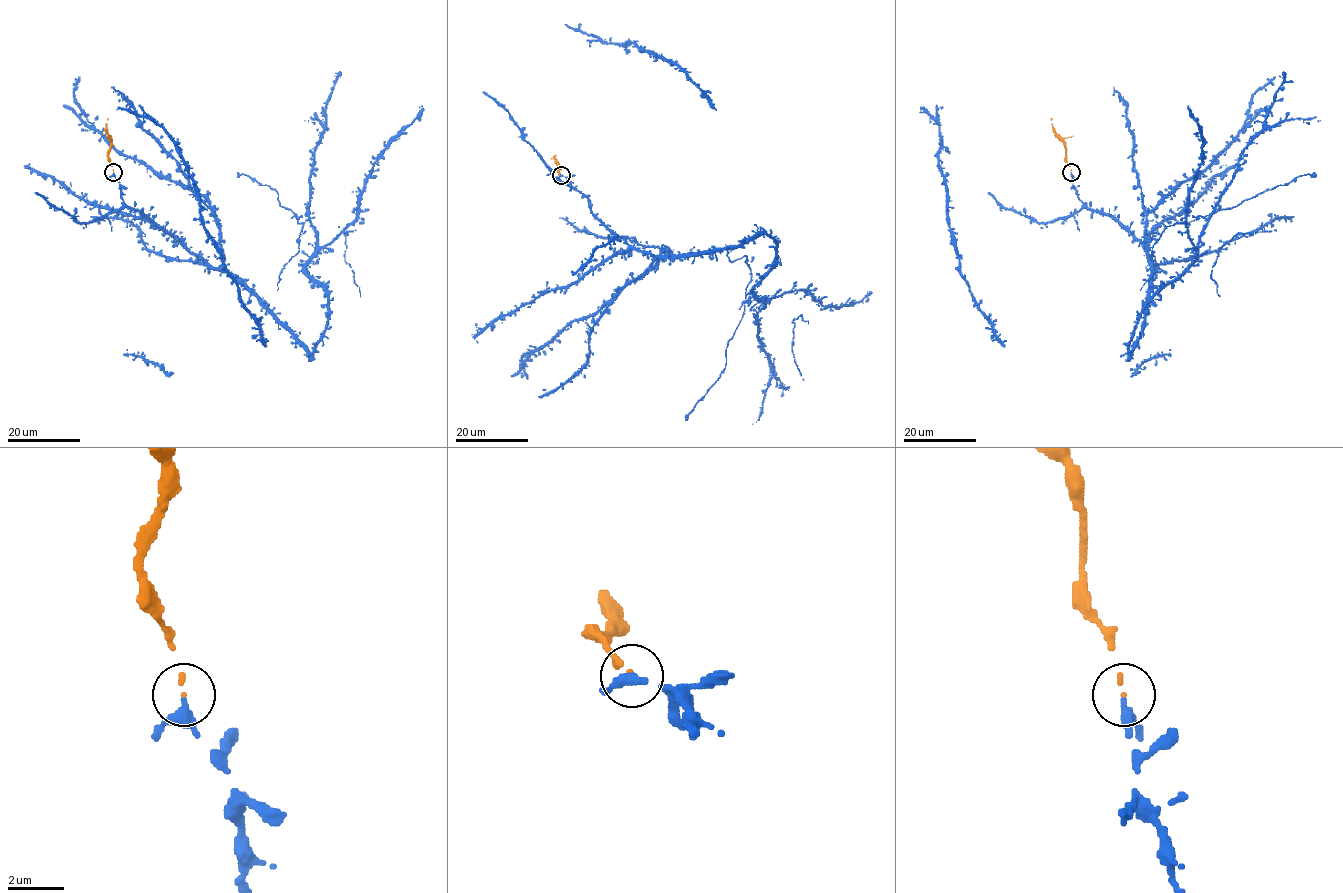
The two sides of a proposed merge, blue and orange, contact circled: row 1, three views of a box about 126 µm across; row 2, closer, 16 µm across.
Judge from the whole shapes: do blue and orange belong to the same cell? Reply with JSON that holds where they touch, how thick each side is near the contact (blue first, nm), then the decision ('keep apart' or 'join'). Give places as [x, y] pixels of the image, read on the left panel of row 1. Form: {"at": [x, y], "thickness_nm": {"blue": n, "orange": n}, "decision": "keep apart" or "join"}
{"at": [113, 172], "thickness_nm": {"blue": 280, "orange": 90}, "decision": "join"}

